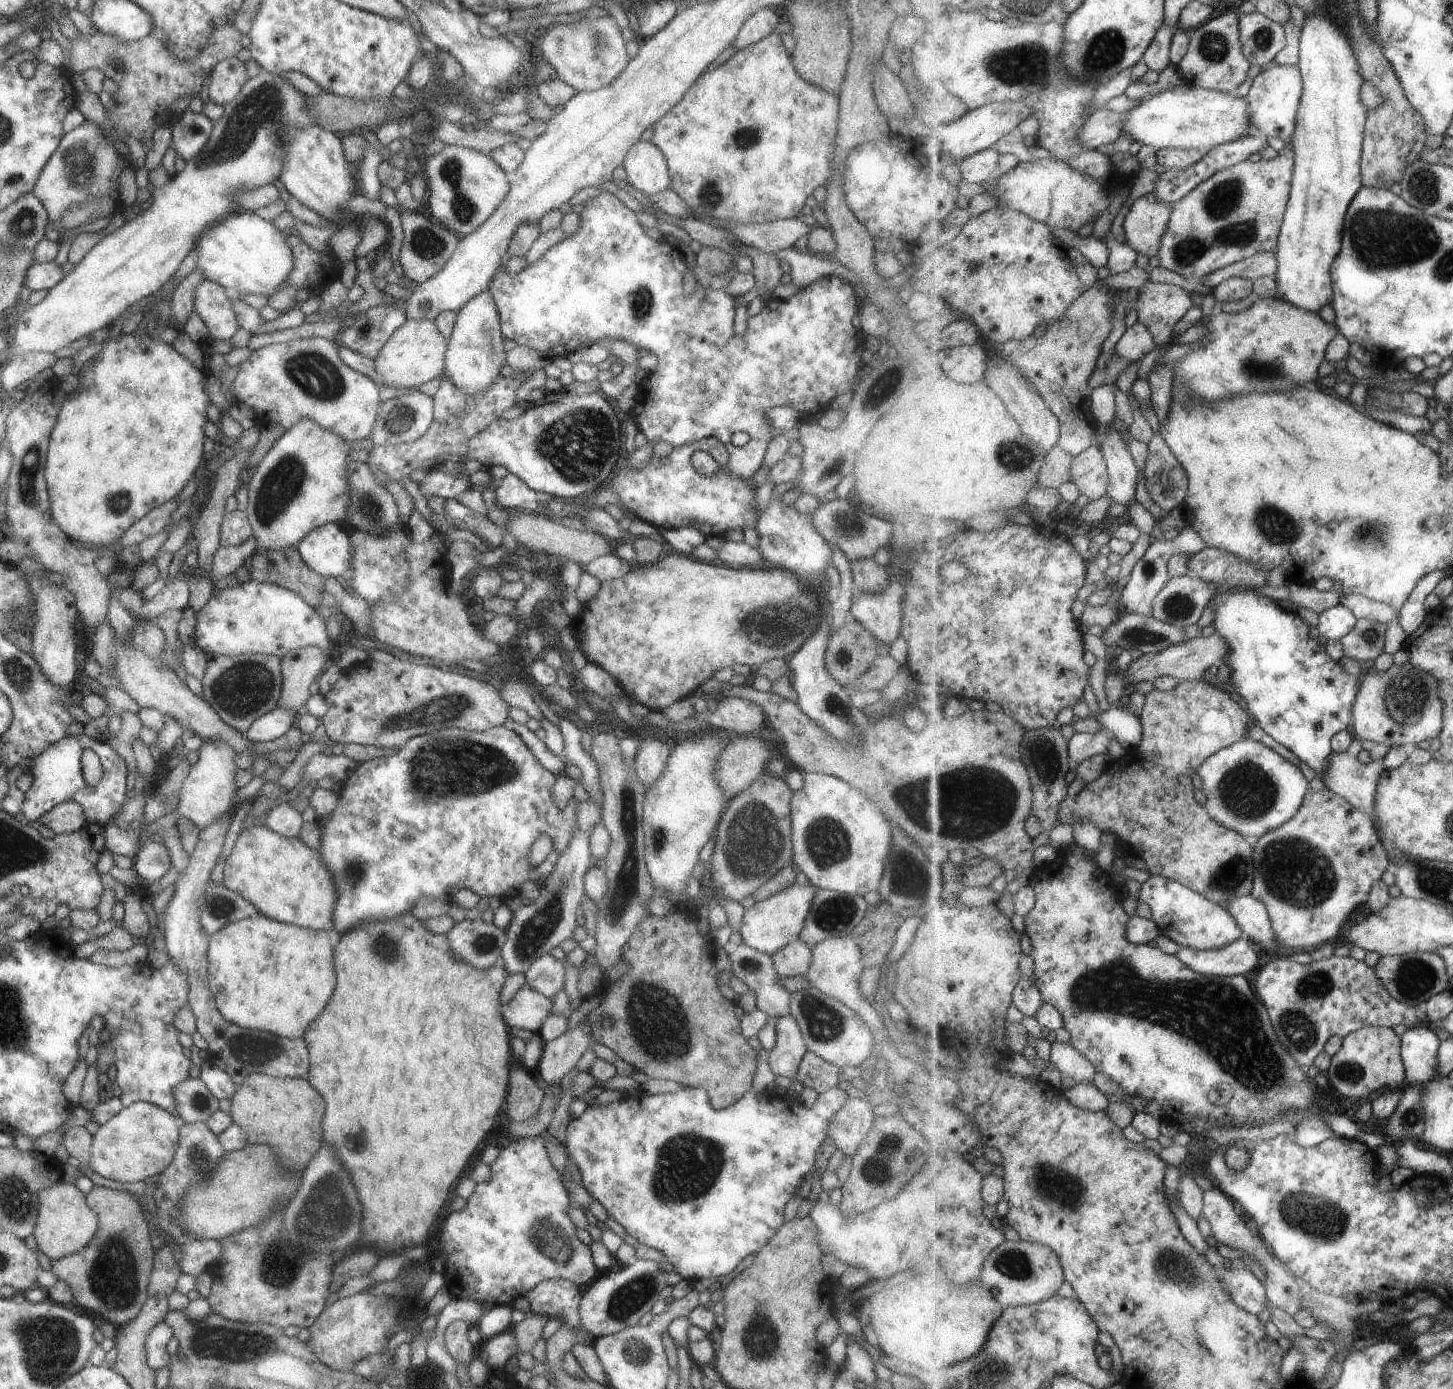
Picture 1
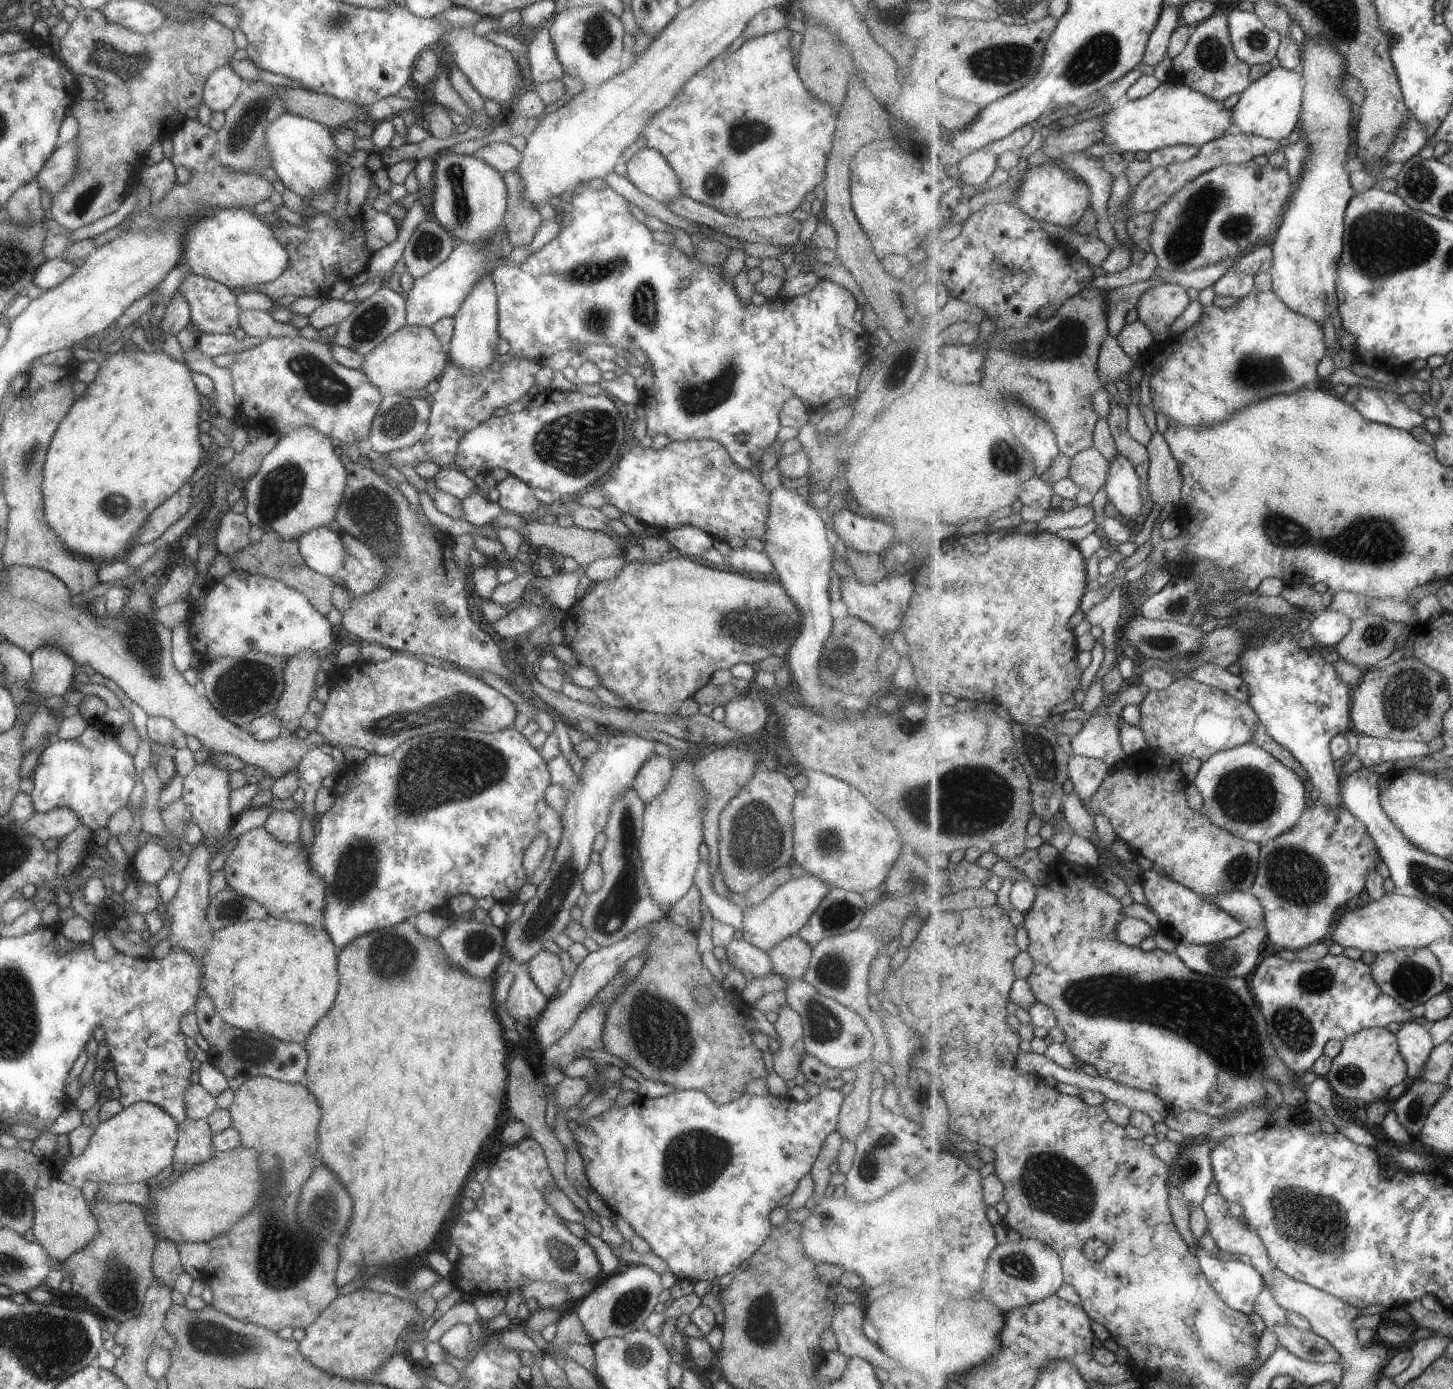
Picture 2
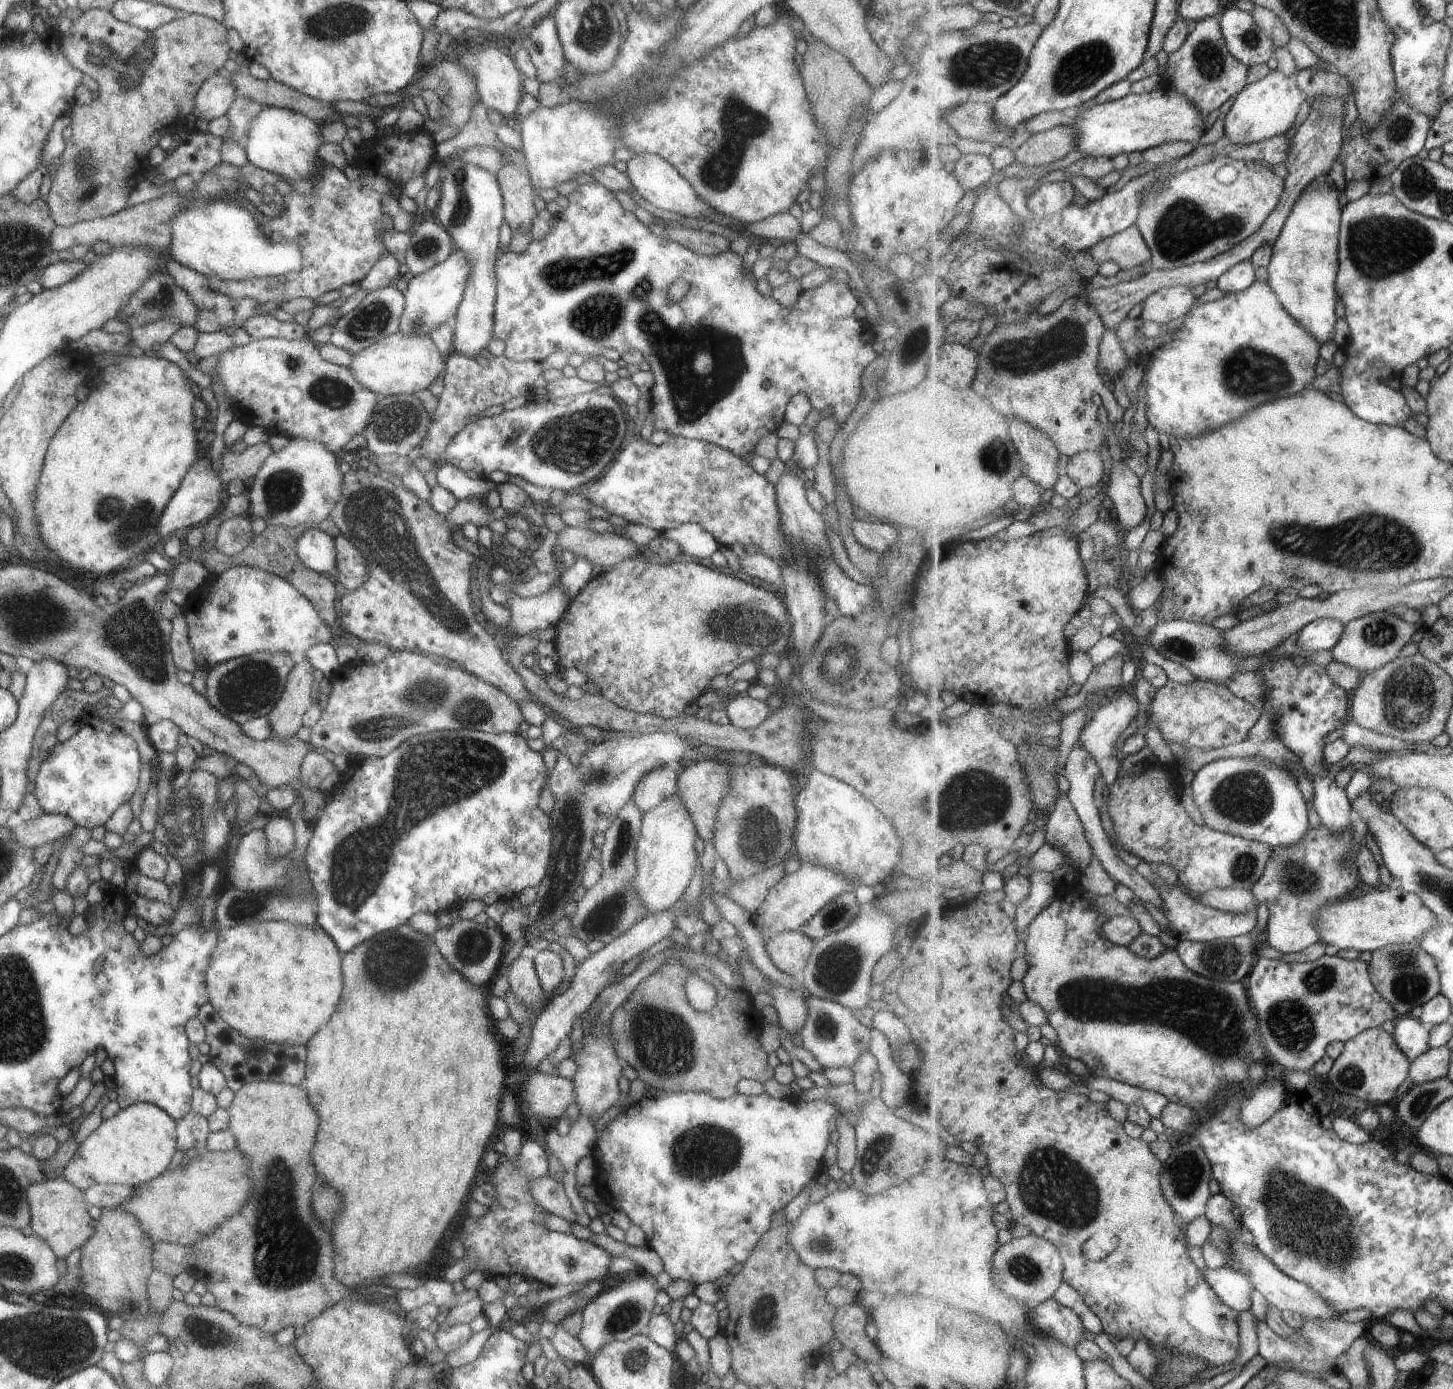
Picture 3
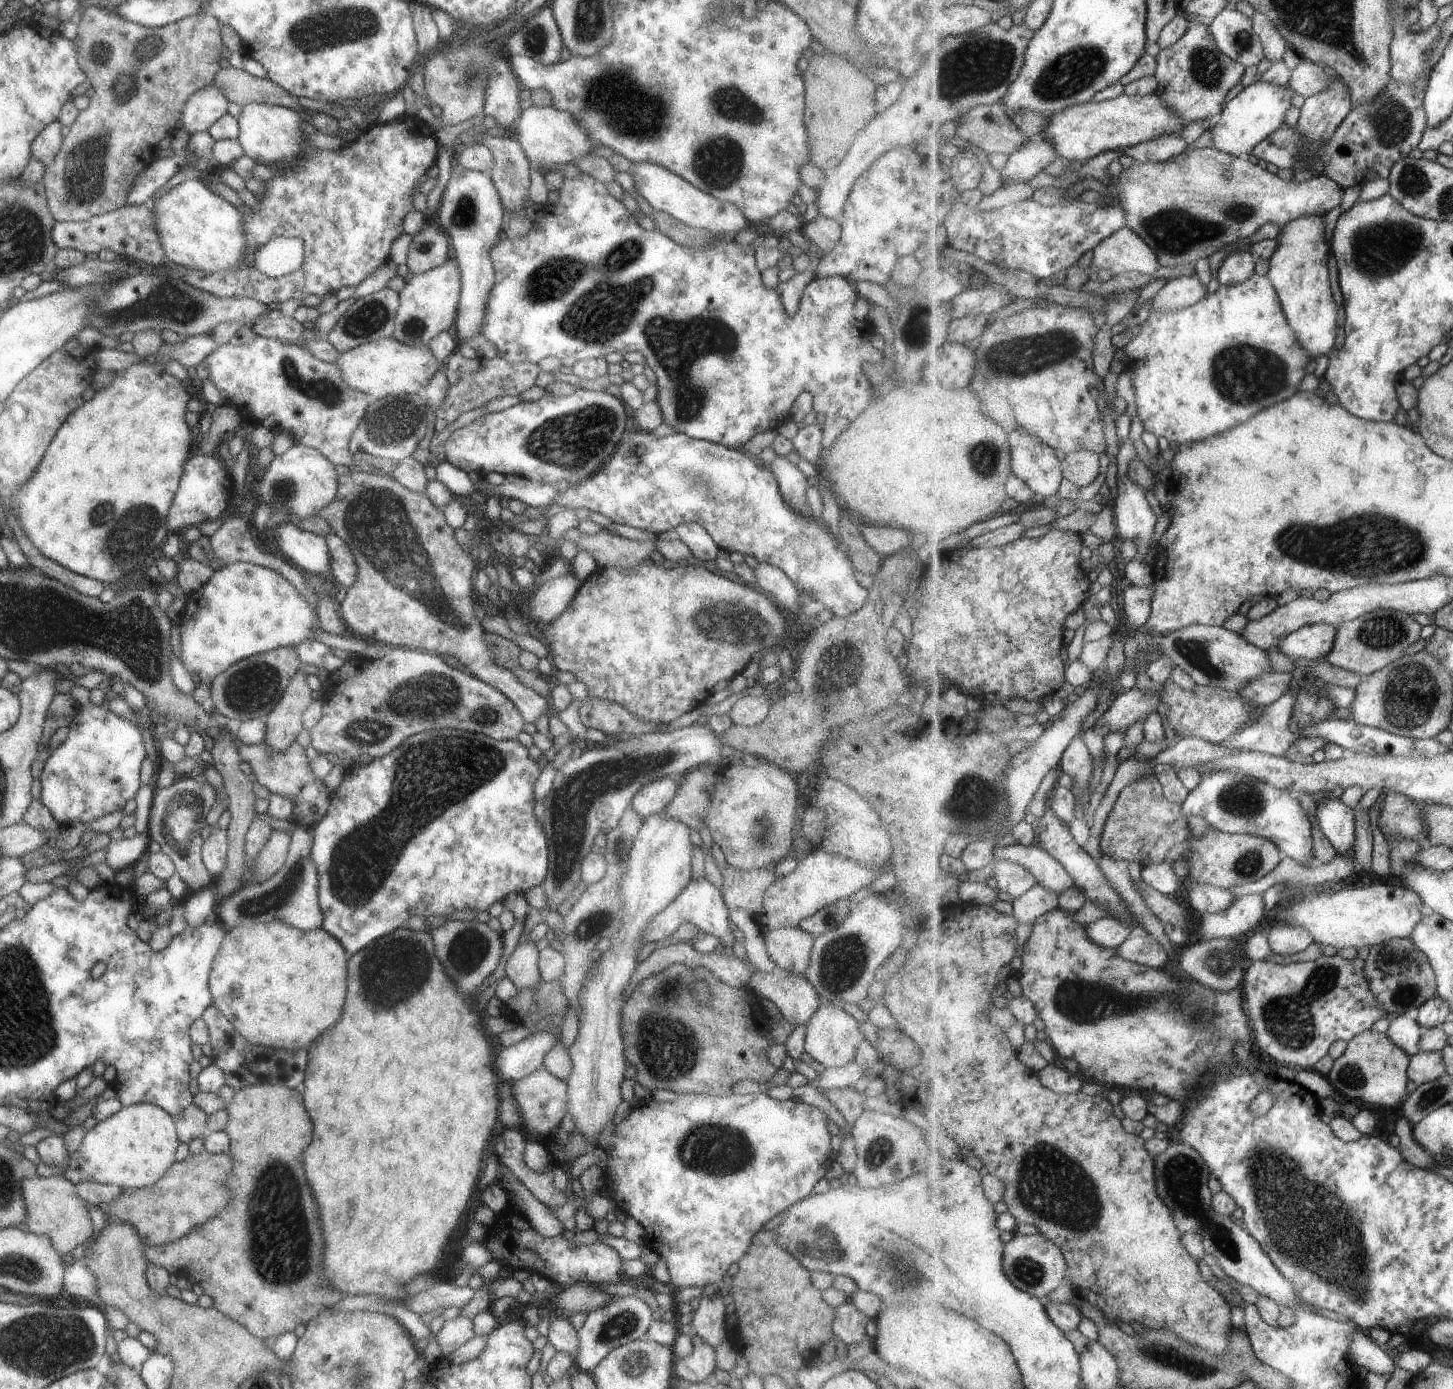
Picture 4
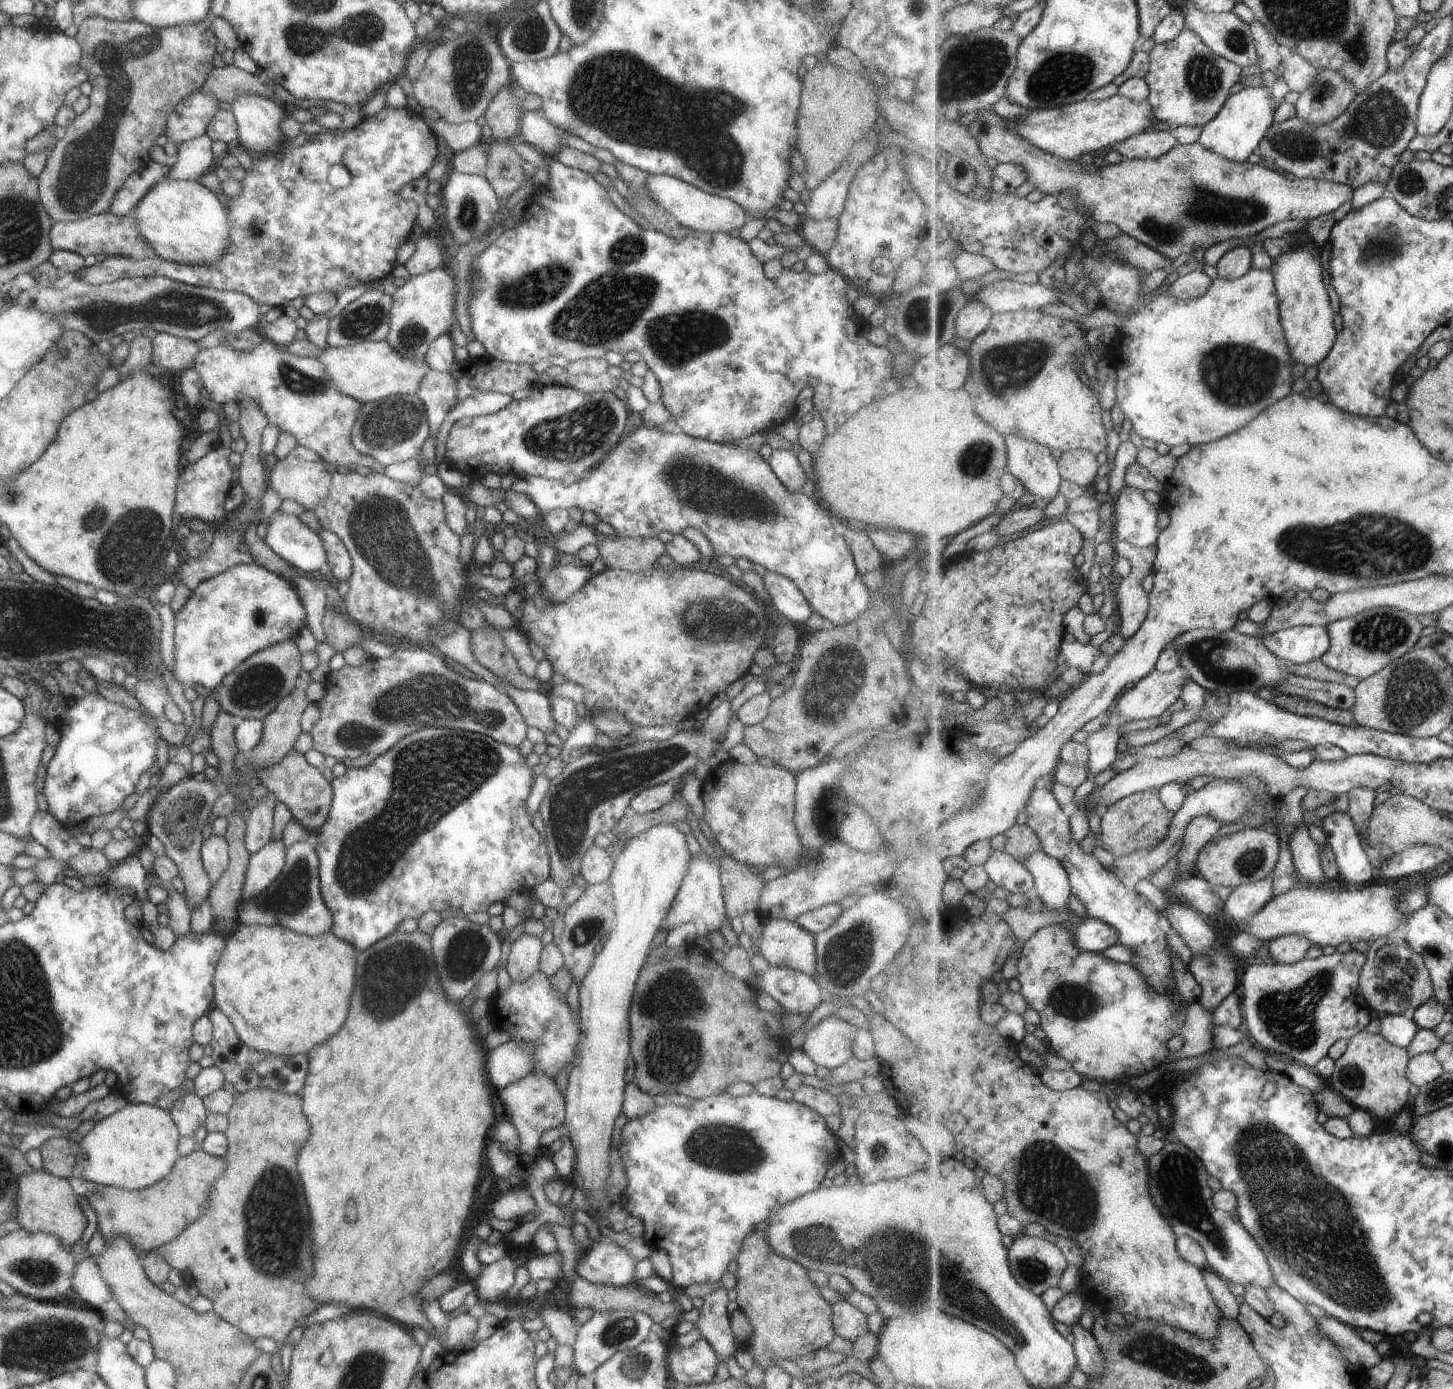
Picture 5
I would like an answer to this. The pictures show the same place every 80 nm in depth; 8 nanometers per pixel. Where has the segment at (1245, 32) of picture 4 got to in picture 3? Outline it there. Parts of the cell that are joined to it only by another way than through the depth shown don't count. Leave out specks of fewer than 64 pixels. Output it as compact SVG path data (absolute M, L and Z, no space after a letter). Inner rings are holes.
M1229 8L1221 14L1219 26L1231 55L1247 67L1265 64L1274 58L1276 50L1271 36L1259 28L1251 13Z

